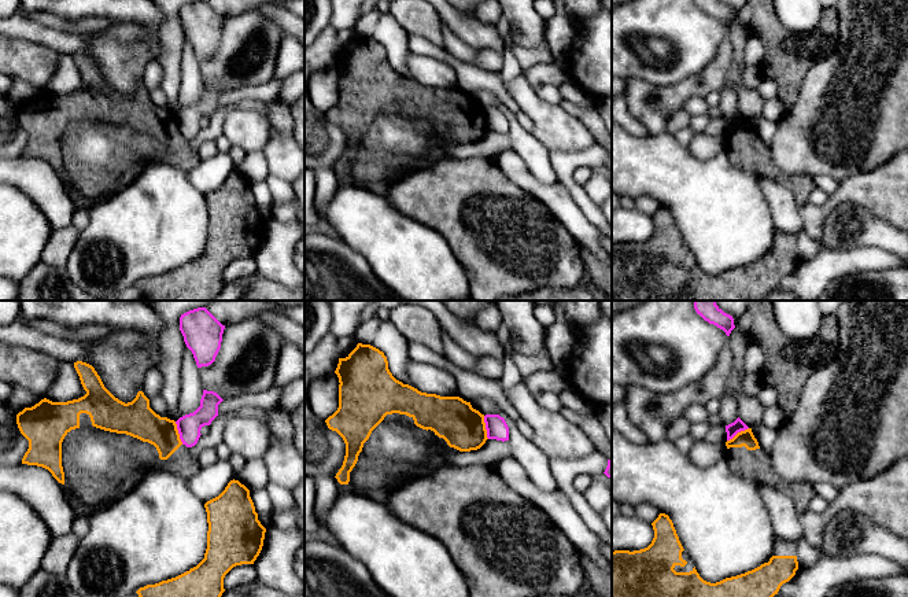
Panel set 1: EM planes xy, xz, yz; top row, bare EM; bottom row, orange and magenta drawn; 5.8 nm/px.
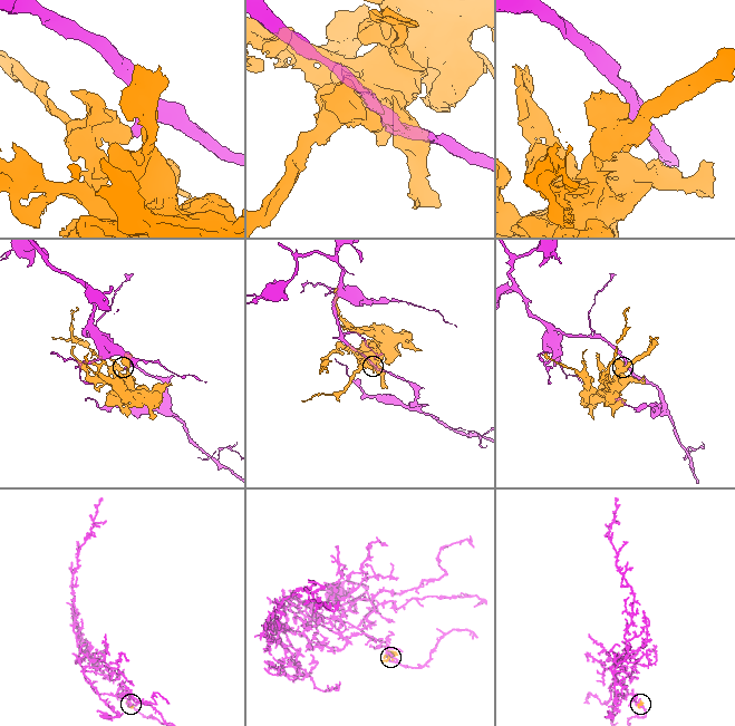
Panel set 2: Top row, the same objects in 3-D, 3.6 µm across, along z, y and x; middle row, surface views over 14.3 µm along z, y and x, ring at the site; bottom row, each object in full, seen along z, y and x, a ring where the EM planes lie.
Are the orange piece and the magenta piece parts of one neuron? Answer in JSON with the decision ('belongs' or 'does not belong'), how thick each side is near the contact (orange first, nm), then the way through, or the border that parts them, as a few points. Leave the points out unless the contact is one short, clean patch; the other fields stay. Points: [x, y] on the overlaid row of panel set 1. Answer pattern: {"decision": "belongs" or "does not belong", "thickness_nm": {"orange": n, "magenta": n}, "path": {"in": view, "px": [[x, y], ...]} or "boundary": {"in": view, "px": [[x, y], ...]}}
{"decision": "does not belong", "thickness_nm": {"orange": 200, "magenta": 140}, "boundary": {"in": "xy", "px": [[174, 422], [183, 443]]}}

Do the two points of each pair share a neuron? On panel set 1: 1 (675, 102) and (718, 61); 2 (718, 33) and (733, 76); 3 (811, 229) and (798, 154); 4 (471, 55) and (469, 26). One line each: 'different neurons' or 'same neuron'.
1: same neuron
2: different neurons
3: different neurons
4: different neurons

